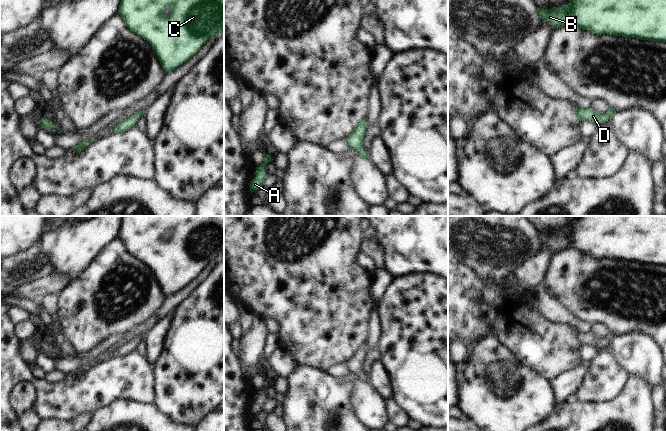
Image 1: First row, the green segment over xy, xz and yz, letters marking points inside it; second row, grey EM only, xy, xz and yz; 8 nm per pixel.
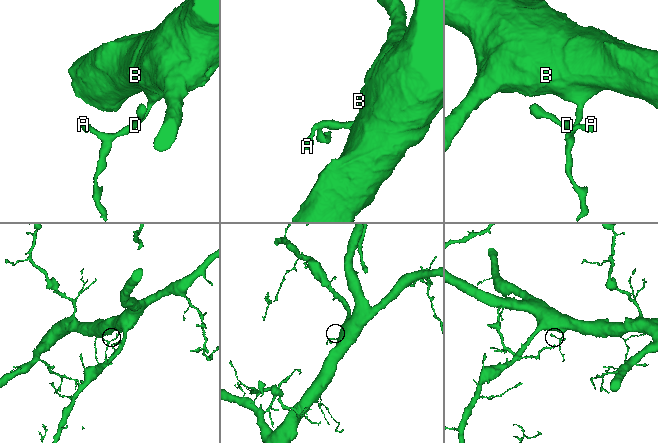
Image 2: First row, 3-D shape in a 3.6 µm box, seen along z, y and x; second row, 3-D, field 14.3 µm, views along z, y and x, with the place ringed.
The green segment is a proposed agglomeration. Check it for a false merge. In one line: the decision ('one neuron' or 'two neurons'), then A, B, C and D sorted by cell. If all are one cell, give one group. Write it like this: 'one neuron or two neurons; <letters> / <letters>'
one neuron; A B C D

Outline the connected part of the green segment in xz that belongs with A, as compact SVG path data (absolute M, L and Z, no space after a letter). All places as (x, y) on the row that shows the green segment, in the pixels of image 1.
M264 154L264 162L260 166L256 167L256 177L249 183L251 192L254 192L257 189L261 188L263 181L268 176L264 167L270 161L272 161L270 155Z

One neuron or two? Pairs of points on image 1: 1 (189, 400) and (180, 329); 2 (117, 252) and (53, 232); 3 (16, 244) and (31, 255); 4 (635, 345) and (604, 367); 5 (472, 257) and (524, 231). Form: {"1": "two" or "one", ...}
{"1": "one", "2": "two", "3": "two", "4": "two", "5": "one"}

